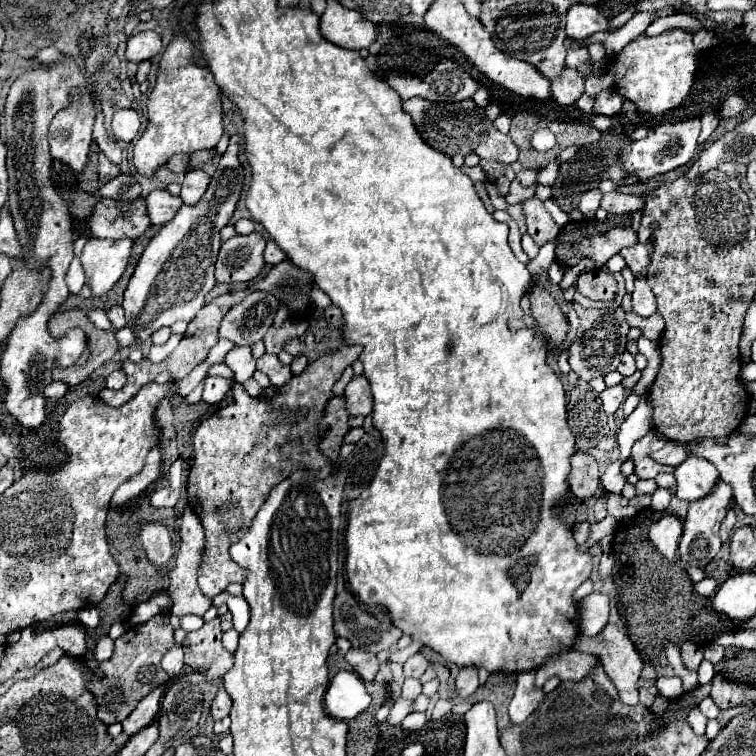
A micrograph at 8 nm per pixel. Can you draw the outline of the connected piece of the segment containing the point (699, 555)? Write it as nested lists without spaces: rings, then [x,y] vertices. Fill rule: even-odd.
[[[719,479],[715,489],[711,489],[711,493],[707,497],[689,503],[689,511],[687,511],[685,525],[683,525],[683,535],[679,539],[679,557],[681,557],[681,561],[685,561],[687,565],[703,569],[717,555],[717,551],[721,547],[719,525],[721,525],[725,513],[729,511],[731,501],[733,501],[731,485],[723,483],[723,479]]]

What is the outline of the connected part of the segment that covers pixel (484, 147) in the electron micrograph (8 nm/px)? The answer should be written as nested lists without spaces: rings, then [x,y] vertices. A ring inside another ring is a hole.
[[[413,97],[403,101],[403,109],[413,117],[415,129],[421,135],[421,139],[429,147],[449,157],[453,157],[455,153],[461,153],[461,155],[477,153],[479,157],[503,161],[503,163],[517,161],[517,155],[519,155],[517,145],[511,141],[509,135],[503,135],[499,129],[495,129],[495,125],[487,119],[485,109],[477,107],[473,99],[465,99],[459,103],[435,103],[421,97]]]

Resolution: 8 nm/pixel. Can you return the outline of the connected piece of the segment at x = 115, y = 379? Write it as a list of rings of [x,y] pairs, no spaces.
[[[115,369],[107,378],[106,378],[106,387],[111,390],[119,390],[126,383],[126,375],[123,369]]]

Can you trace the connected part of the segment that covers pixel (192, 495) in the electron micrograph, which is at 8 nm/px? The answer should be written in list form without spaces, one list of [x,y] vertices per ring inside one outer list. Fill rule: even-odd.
[[[341,345],[337,351],[329,351],[317,361],[313,361],[301,375],[295,375],[287,385],[281,387],[281,393],[273,399],[253,399],[247,395],[247,391],[235,383],[233,385],[233,403],[229,407],[223,407],[211,416],[200,421],[193,435],[193,465],[187,479],[187,501],[191,503],[191,509],[201,519],[201,525],[205,529],[205,555],[199,569],[199,587],[207,597],[215,597],[225,591],[231,583],[243,583],[247,577],[247,569],[243,569],[239,563],[235,563],[229,555],[229,547],[239,541],[247,529],[251,527],[251,521],[263,507],[267,493],[285,481],[291,473],[299,469],[313,469],[317,479],[325,479],[333,473],[333,465],[323,457],[317,449],[317,423],[321,419],[321,413],[325,409],[325,403],[333,397],[331,387],[341,377],[345,367],[349,367],[361,353],[359,345]]]

